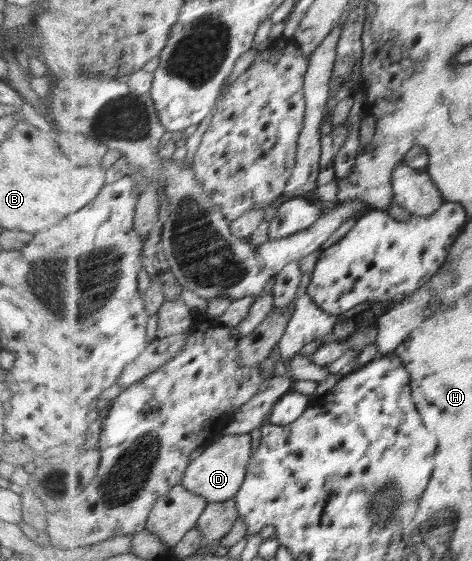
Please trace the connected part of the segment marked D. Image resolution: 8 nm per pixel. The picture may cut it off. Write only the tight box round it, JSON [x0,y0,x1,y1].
[183,434,256,503]

